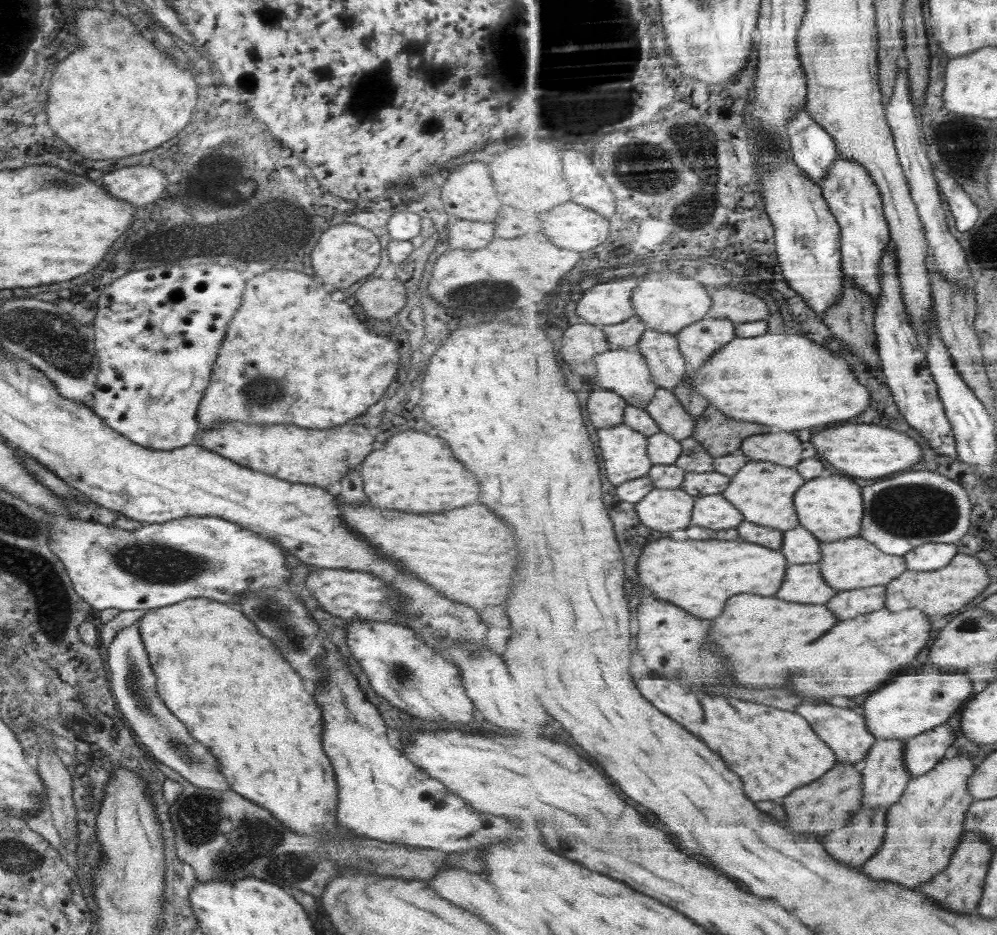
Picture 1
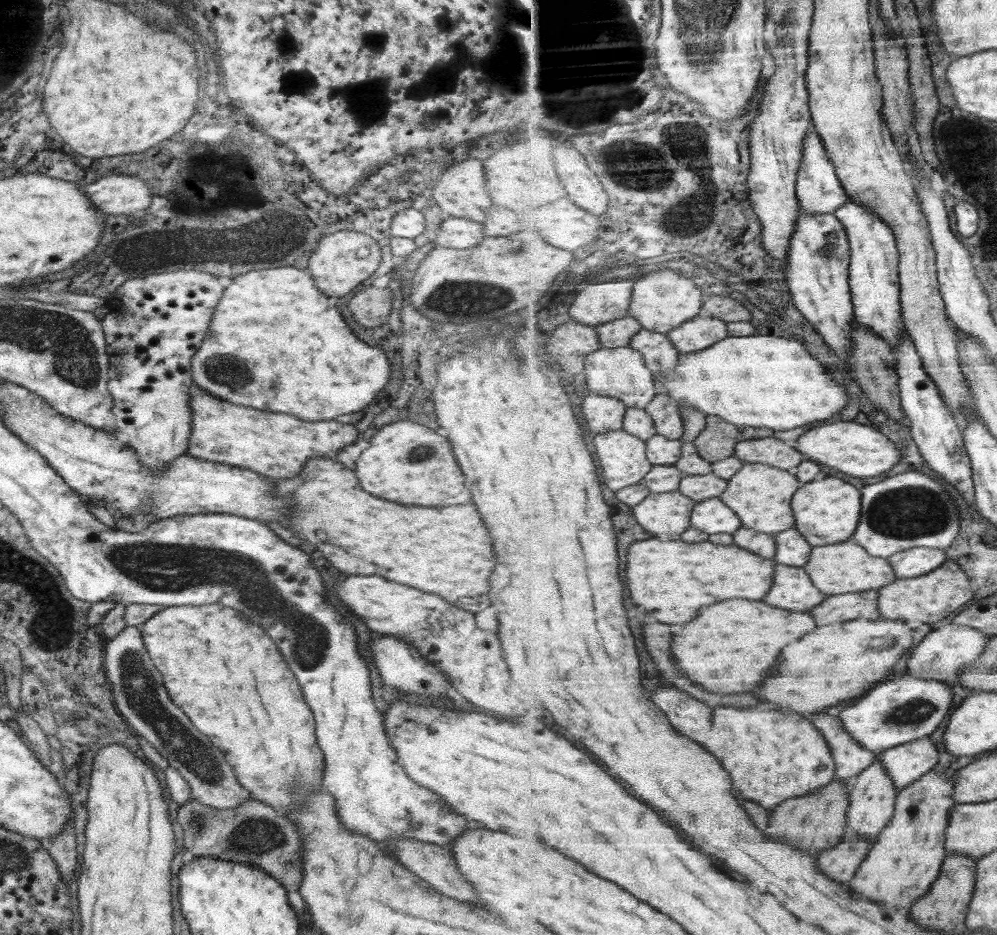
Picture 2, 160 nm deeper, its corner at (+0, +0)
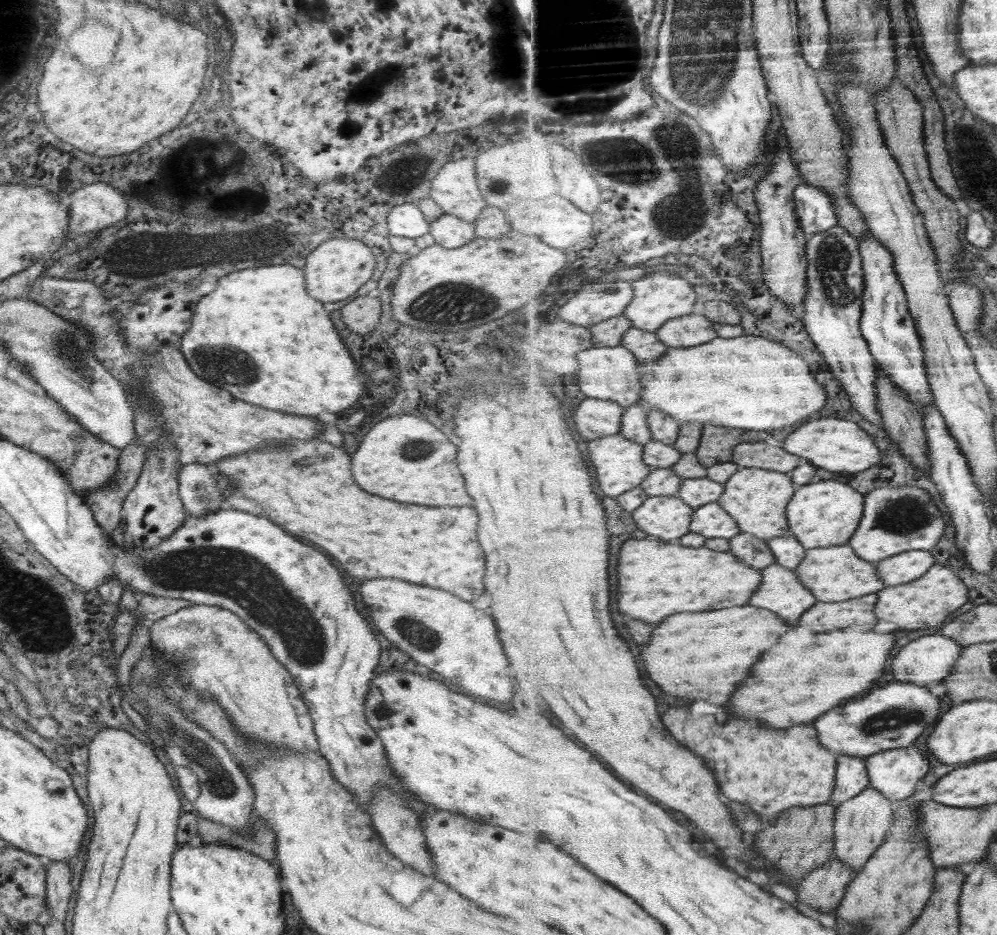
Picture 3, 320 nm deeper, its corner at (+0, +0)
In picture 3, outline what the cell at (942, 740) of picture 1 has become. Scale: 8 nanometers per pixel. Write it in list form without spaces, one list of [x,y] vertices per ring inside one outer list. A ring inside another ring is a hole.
[[[915,745],[912,748],[898,748],[896,750],[881,752],[868,758],[869,775],[871,778],[871,786],[880,791],[898,804],[916,792],[918,782],[930,772],[932,764],[930,760],[922,754],[922,750]]]

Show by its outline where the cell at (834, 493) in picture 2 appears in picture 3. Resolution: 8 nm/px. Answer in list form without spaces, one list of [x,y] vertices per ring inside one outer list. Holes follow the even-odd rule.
[[[822,480],[804,486],[796,493],[787,515],[790,518],[790,533],[808,549],[828,548],[849,544],[850,539],[859,531],[867,510],[867,498],[852,486],[840,480]]]

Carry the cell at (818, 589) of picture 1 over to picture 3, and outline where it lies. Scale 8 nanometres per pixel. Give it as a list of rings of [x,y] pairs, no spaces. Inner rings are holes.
[[[777,563],[763,569],[763,573],[764,582],[749,602],[752,606],[777,612],[788,624],[798,626],[804,614],[820,602],[796,570]]]

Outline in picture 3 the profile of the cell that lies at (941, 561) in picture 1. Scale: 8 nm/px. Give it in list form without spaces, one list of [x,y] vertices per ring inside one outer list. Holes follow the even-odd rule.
[[[908,551],[890,559],[881,560],[879,575],[886,581],[888,587],[908,584],[922,578],[935,566],[937,558],[932,551]]]

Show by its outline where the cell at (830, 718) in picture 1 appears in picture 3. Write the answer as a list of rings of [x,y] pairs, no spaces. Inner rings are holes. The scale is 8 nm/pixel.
[[[840,755],[833,802],[840,806],[868,791],[871,786],[868,757]]]

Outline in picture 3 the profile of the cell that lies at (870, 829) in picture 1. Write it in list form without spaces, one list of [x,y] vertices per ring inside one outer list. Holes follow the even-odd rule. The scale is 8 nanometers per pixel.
[[[834,857],[830,864],[812,871],[799,884],[797,900],[821,913],[837,914],[855,879],[853,874],[853,868],[847,862]]]

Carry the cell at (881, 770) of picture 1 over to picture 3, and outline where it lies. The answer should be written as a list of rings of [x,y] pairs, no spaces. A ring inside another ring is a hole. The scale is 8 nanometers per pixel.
[[[870,786],[862,795],[845,802],[837,810],[835,824],[835,858],[847,862],[853,868],[856,877],[866,867],[872,856],[887,841],[887,836],[893,828],[897,804],[880,791]]]

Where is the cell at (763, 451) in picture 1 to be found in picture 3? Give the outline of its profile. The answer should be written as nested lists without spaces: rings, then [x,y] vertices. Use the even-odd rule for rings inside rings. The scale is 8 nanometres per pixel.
[[[765,441],[740,444],[735,448],[733,461],[742,469],[768,468],[784,473],[795,471],[800,466],[800,456]]]

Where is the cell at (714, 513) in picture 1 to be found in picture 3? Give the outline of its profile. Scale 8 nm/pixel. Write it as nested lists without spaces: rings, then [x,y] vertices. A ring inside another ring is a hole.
[[[719,502],[705,504],[695,512],[691,532],[698,532],[711,538],[734,539],[743,533],[739,522]]]

